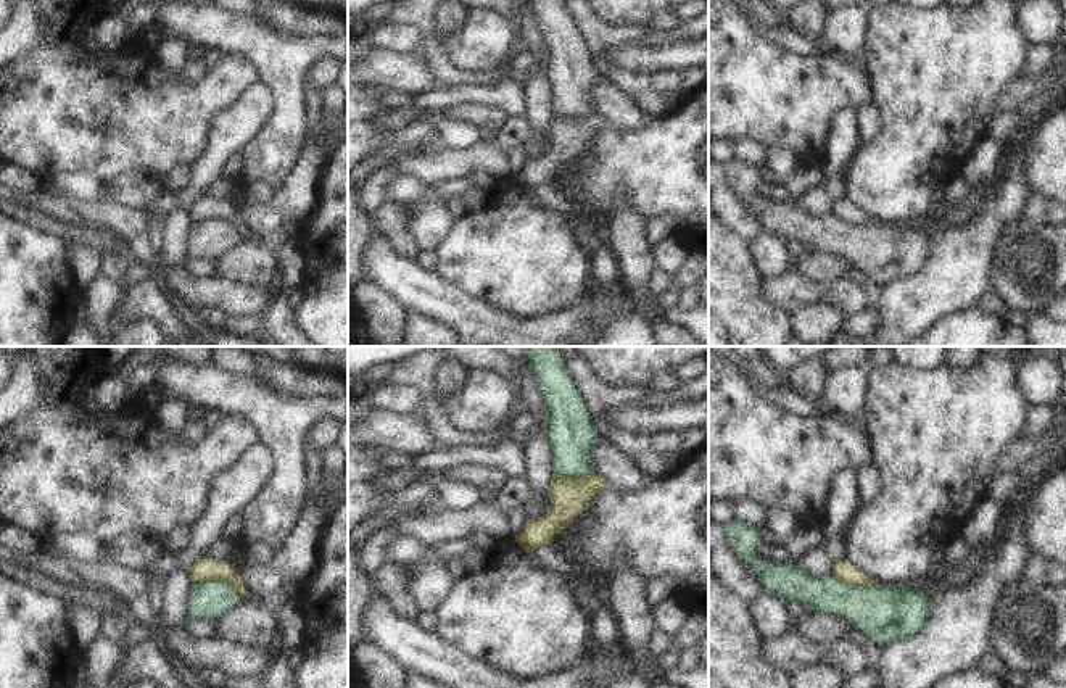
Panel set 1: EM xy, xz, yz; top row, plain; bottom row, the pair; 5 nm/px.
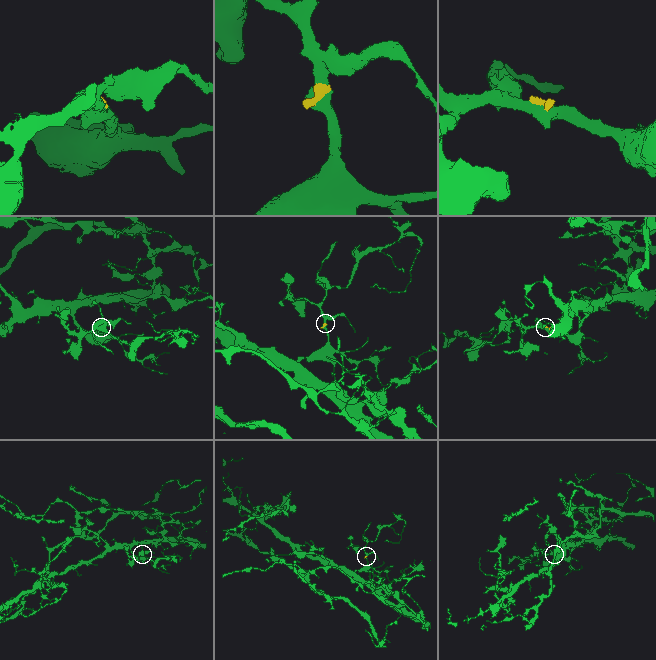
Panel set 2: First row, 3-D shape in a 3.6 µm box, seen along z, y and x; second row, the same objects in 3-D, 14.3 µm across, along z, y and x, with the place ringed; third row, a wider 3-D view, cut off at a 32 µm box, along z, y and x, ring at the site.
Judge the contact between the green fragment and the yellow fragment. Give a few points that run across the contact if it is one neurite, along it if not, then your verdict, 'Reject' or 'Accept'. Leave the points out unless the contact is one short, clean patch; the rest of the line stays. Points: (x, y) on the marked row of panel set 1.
Reject.

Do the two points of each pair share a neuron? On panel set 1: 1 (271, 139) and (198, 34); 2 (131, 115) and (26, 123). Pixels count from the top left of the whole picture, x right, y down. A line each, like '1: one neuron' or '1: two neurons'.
1: one neuron
2: one neuron

